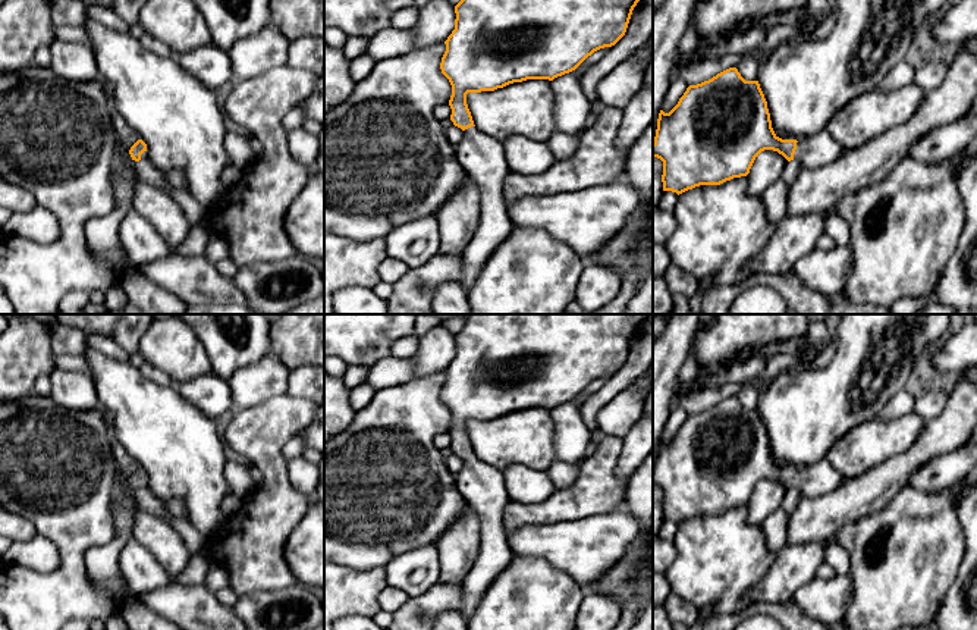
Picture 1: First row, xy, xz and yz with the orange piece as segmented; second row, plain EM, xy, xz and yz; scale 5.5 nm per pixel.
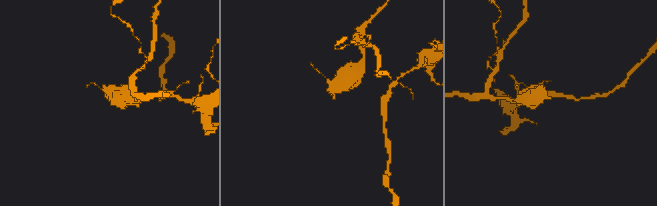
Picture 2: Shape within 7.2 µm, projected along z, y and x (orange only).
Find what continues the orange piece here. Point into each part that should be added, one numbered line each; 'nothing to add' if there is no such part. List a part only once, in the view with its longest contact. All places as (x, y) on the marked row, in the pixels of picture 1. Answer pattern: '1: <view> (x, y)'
1: yz (822, 149)

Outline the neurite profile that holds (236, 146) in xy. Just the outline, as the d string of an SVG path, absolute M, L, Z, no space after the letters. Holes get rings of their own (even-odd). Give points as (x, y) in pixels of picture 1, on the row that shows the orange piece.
M227 131L223 140L223 148L229 157L229 163L245 169L255 160L255 153L248 141L248 134L238 131Z

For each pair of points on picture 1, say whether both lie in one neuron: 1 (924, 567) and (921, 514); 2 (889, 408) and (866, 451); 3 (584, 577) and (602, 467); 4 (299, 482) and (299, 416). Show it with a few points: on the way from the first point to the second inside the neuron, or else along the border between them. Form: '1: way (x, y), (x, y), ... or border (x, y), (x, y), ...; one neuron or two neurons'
1: way (921, 554), (921, 527); one neuron
2: border (911, 410), (886, 420), (876, 417); two neurons
3: border (624, 504), (561, 523); two neurons
4: border (285, 460), (288, 479), (299, 492); two neurons

